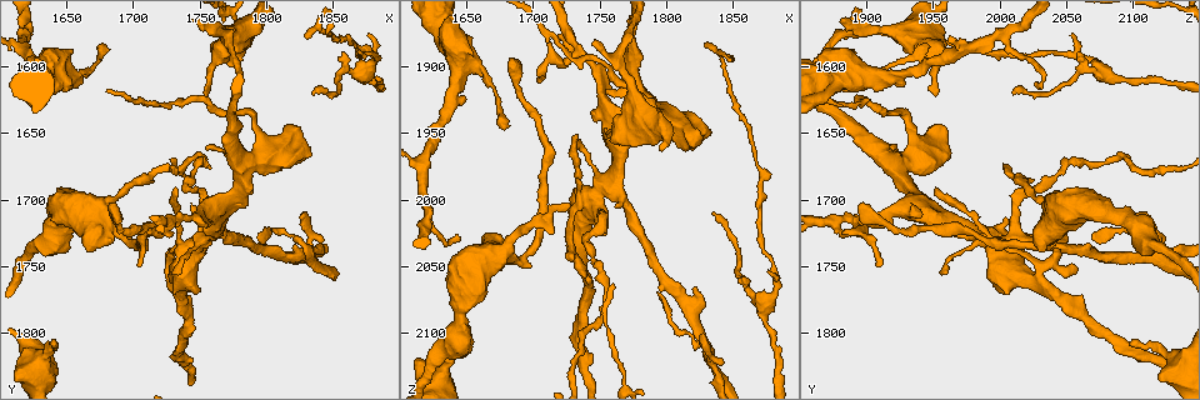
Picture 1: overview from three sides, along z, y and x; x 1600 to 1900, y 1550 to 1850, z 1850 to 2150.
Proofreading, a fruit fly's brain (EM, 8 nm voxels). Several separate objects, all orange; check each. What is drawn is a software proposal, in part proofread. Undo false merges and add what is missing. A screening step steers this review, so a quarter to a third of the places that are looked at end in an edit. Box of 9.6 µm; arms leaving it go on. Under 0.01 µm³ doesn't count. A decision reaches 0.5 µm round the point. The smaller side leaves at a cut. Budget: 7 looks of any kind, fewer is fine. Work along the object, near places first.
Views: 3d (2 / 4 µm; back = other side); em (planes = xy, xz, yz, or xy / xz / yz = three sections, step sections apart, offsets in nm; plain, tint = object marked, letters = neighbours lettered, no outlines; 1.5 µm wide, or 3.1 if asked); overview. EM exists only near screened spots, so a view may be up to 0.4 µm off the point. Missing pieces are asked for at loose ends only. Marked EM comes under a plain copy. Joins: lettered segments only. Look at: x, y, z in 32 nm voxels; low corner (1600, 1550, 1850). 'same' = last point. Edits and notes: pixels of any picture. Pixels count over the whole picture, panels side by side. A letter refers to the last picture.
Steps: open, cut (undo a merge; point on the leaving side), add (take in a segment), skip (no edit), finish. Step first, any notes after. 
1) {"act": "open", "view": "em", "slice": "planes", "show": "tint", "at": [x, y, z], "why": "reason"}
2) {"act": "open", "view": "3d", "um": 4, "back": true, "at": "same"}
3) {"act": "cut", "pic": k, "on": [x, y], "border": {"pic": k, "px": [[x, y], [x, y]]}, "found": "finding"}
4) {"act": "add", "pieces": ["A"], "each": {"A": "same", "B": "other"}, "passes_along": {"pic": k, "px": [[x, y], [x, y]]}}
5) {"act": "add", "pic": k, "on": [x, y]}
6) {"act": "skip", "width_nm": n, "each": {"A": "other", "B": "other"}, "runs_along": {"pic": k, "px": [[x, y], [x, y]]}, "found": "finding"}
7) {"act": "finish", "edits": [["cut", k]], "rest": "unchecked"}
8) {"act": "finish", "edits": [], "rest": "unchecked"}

{"act": "open", "view": "em", "slice": "planes", "show": "letters", "at": [1676, 1582, 1944]}

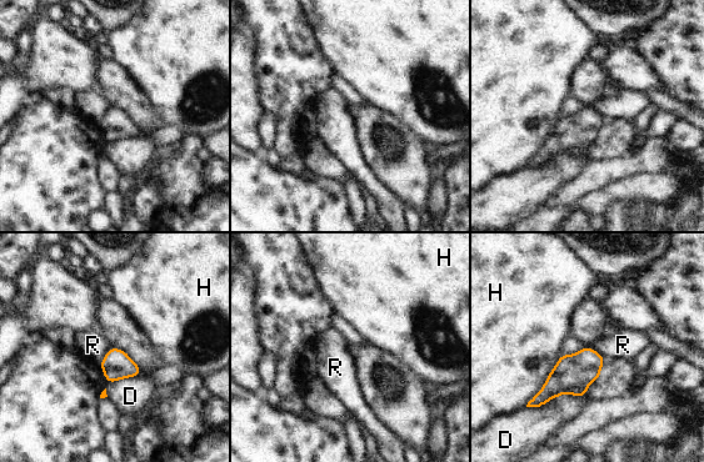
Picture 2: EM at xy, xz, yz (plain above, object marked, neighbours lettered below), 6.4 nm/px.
{"act": "skip", "width_nm": 190, "each": {"D": "other", "H": "other", "R": "other"}, "border": {"pic": 2, "px": [[589, 346], [605, 361]]}, "found": "none of them fits"}

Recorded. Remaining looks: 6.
{"act": "open", "view": "em", "slice": "planes", "show": "letters", "at": [1728, 1672, 2002], "why": "an open end"}

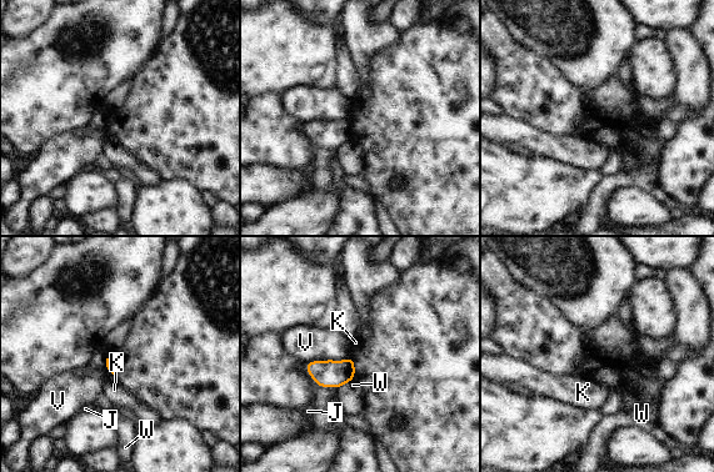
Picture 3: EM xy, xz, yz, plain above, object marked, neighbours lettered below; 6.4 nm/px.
{"act": "skip", "longest_contact_nm": ["V", 280], "each": {"J": "other", "K": "other", "V": "other", "W": "other"}, "border": {"pic": 3, "px": [[353, 357], [309, 361]]}, "found": "no lettered segment goes on from it"}

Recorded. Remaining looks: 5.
{"act": "open", "view": "3d", "um": 4, "at": [1686, 1698, 2026], "why": "thick turns thin"}

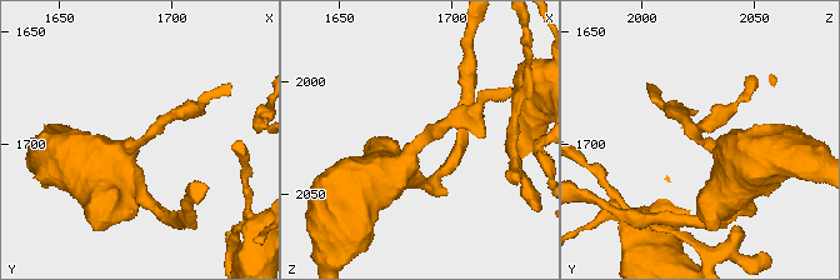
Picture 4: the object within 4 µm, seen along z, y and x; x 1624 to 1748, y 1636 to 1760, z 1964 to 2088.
{"act": "open", "view": "em", "slice": "planes", "show": "letters", "at": [1684, 1699, 2028]}

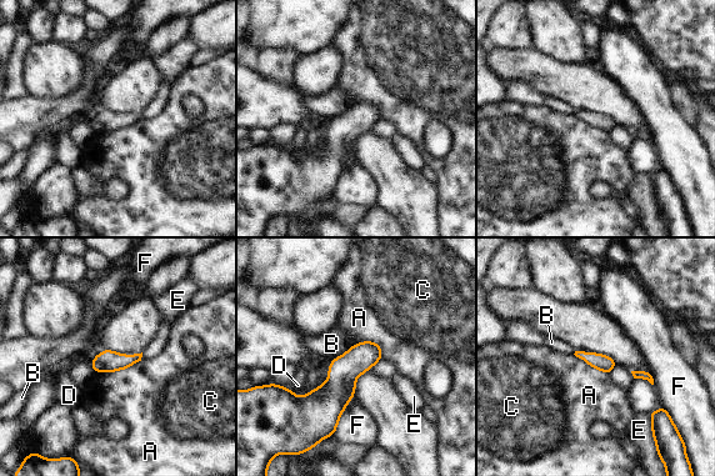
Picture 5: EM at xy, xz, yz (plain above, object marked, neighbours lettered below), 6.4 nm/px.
{"act": "skip", "width_nm": 120, "each": {"A": "other", "B": "other", "C": "other", "D": "other", "E": "other", "F": "other"}, "found": "all the same cell"}

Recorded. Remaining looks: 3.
{"act": "finish", "edits": [], "rest": "unchecked"}

